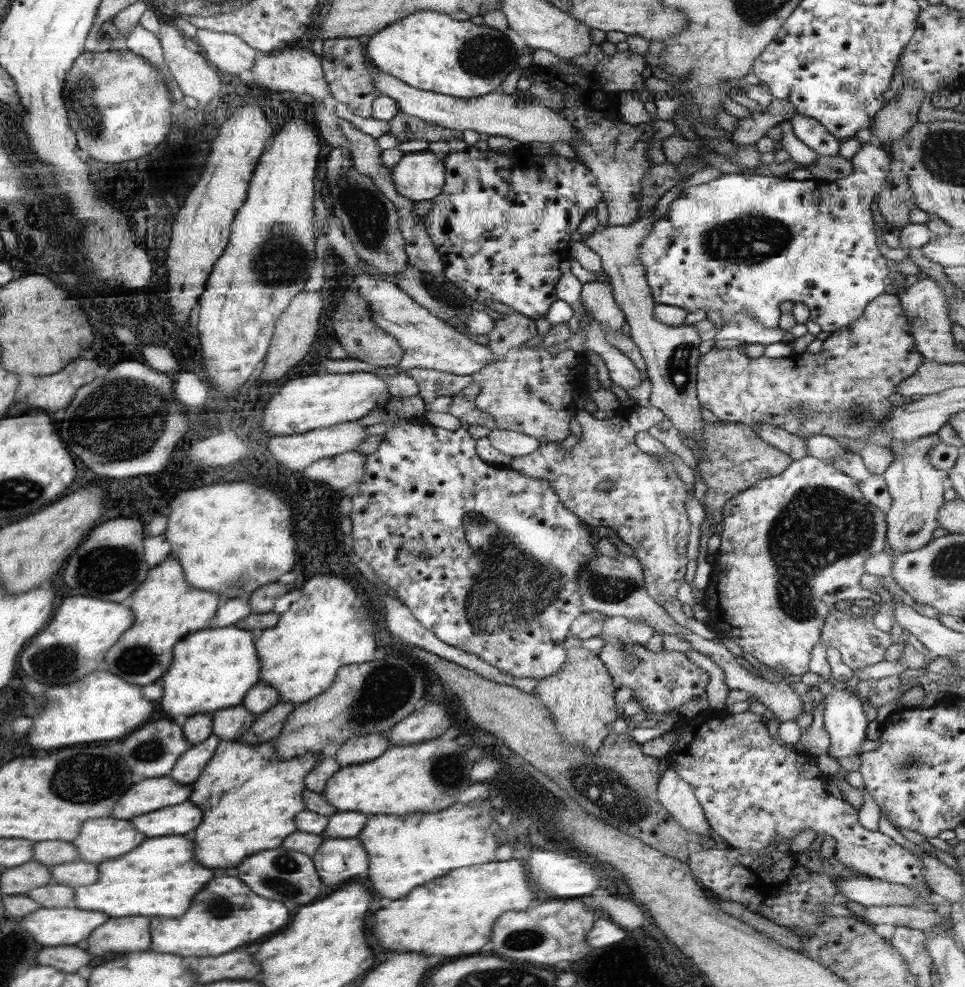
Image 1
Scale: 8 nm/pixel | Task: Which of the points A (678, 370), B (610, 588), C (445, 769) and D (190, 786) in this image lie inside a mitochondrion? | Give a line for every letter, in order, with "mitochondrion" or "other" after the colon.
A: mitochondrion
B: mitochondrion
C: mitochondrion
D: other

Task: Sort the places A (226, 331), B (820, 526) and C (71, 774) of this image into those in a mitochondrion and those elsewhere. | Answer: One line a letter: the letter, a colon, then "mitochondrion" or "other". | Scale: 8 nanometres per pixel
A: other
B: mitochondrion
C: mitochondrion

